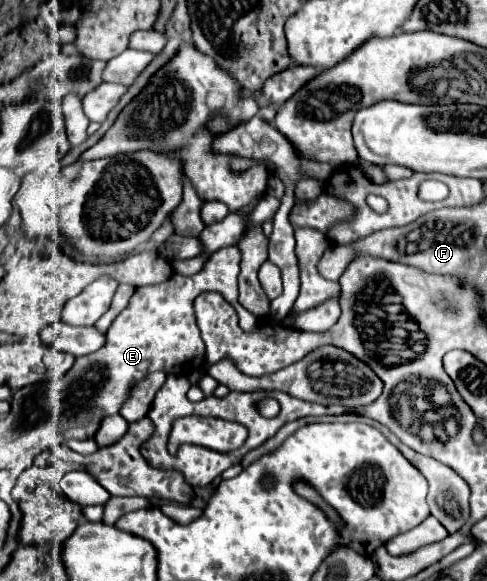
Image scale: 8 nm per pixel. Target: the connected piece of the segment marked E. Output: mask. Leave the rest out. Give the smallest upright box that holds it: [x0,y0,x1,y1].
[58,246,260,442]

